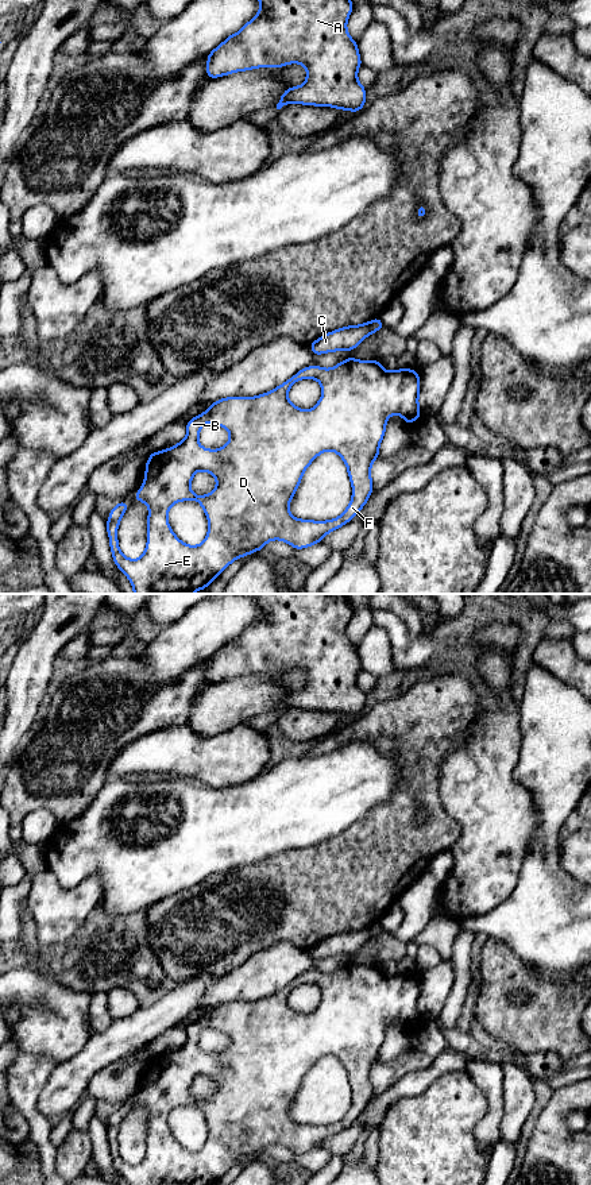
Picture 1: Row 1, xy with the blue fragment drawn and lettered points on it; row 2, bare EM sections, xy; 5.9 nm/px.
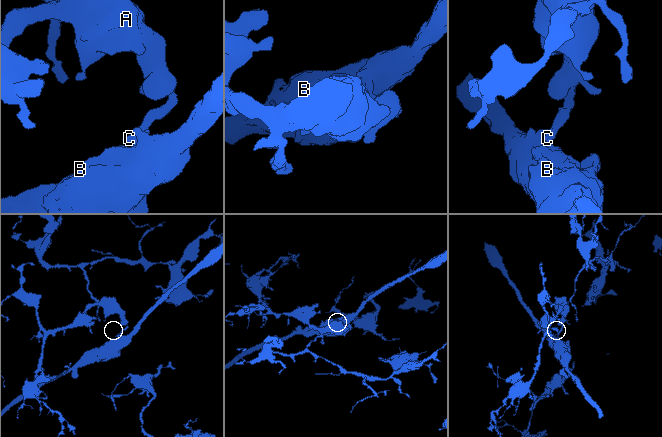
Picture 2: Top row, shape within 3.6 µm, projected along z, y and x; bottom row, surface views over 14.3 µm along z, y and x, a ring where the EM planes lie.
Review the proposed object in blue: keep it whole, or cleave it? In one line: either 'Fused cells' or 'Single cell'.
Fused cells

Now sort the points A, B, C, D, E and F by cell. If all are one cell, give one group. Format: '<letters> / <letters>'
A C / B D E F

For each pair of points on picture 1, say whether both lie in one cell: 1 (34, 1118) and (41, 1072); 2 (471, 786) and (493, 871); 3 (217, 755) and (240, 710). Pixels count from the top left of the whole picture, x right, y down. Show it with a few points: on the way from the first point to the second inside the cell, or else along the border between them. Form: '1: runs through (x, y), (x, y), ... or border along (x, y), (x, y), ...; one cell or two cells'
1: runs through (30, 1107), (30, 1083); one cell
2: runs through (491, 807), (493, 849); one cell
3: border along (247, 722), (238, 724), (215, 734), (200, 736); two cells

